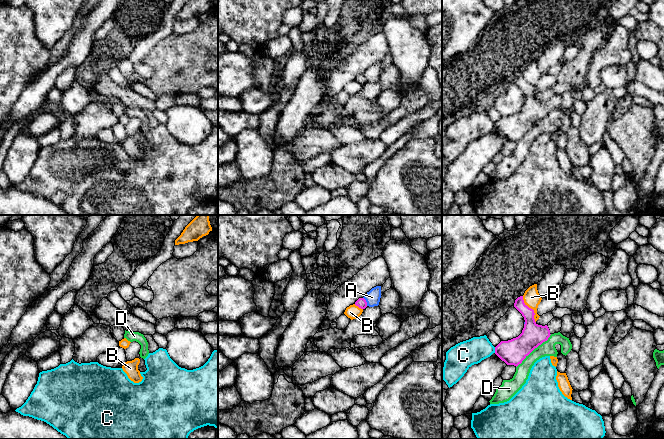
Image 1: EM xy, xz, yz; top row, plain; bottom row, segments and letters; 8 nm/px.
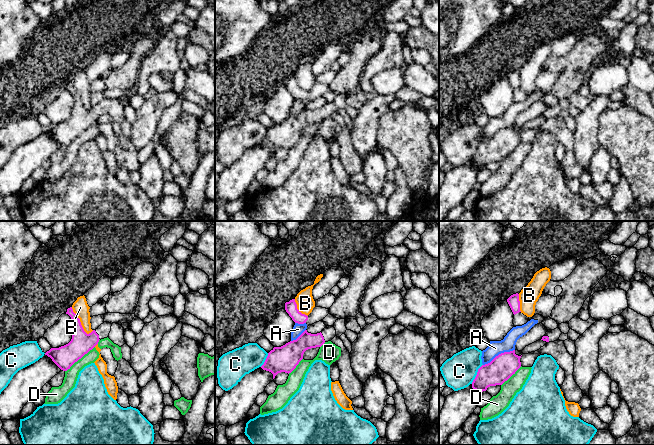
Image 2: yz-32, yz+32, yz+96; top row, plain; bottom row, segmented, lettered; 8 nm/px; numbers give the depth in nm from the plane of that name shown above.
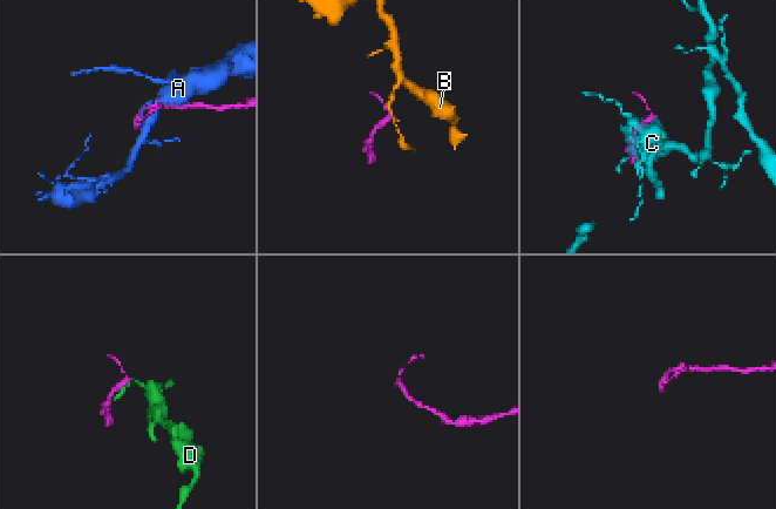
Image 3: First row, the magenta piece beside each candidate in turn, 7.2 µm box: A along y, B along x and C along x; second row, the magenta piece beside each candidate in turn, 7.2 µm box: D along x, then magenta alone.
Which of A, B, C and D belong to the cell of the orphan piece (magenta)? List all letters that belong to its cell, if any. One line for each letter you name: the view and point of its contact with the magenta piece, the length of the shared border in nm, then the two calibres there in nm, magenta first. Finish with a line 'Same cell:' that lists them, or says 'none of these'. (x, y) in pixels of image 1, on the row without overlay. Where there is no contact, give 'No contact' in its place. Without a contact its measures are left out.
Same cell: none of these

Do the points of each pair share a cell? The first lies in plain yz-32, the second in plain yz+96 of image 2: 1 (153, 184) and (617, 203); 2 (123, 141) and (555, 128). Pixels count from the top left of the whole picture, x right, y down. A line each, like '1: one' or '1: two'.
1: two
2: one

